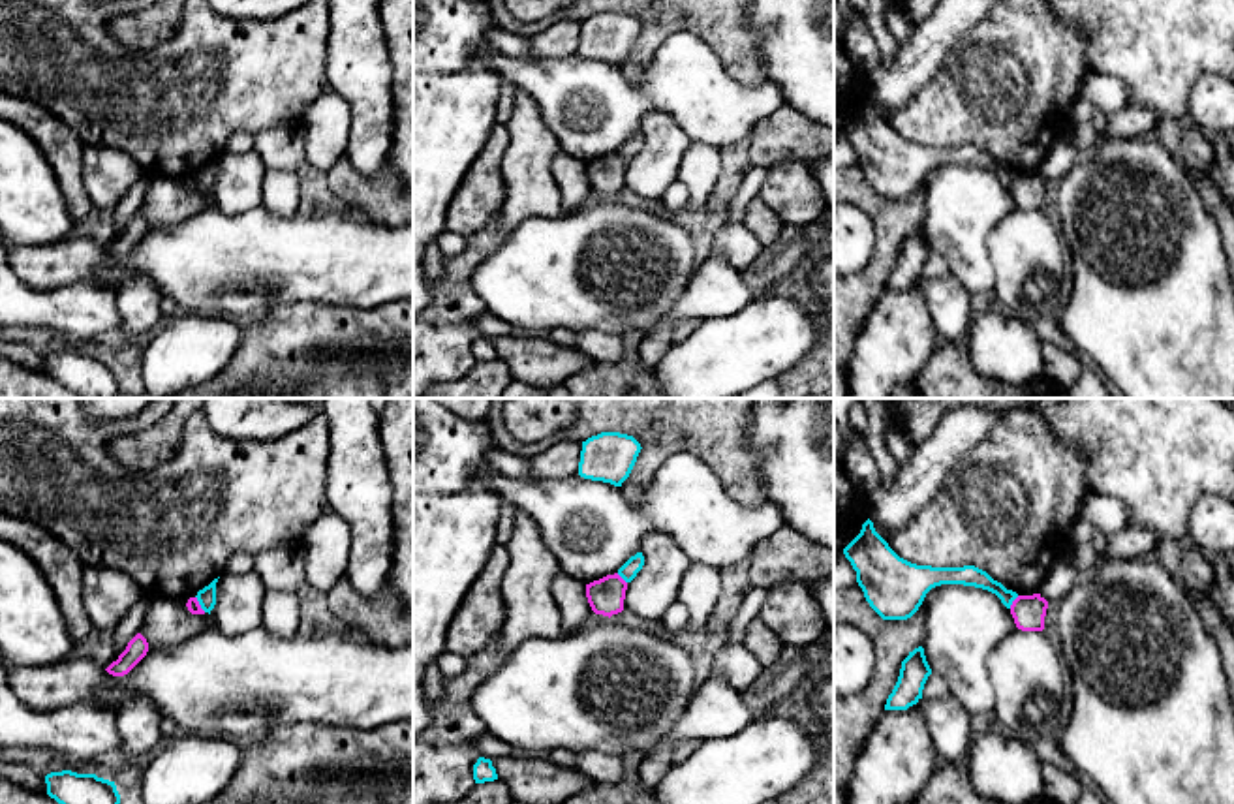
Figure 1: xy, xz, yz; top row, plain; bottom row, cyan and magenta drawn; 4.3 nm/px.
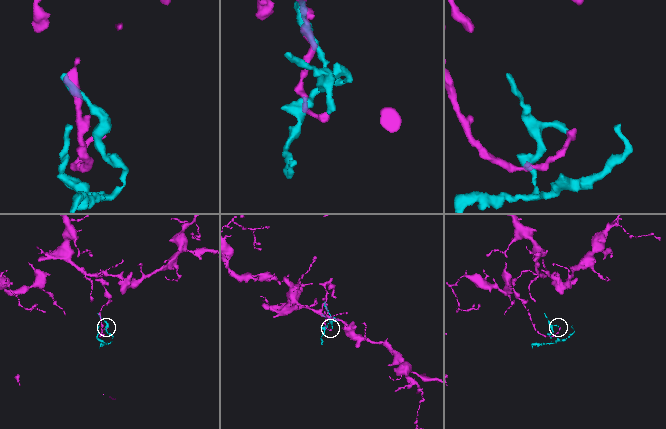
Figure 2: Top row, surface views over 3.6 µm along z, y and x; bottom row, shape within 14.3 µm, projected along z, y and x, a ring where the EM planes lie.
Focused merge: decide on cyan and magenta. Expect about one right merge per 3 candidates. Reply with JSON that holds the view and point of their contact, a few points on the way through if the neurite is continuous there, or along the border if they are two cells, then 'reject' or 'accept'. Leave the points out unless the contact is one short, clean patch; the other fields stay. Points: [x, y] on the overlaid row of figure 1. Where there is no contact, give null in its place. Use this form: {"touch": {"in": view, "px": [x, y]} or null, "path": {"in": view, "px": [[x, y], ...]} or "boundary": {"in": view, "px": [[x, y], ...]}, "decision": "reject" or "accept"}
{"touch": {"in": "xy", "px": [200, 603]}, "boundary": {"in": "xy", "px": [[196, 596], [205, 611]]}, "decision": "reject"}

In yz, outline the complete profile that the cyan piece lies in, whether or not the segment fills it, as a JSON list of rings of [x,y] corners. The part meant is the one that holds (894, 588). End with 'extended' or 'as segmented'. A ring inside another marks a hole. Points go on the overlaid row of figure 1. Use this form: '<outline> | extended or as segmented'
[[[868,518],[860,533],[843,549],[845,558],[856,571],[856,582],[870,607],[883,620],[907,620],[922,605],[926,594],[941,584],[964,584],[995,594],[1010,609],[1018,597],[975,565],[932,567],[917,565],[900,558],[875,532]]] | as segmented

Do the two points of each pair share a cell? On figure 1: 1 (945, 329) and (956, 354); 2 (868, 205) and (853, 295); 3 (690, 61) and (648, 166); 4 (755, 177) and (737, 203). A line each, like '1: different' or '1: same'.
1: different
2: same
3: different
4: same

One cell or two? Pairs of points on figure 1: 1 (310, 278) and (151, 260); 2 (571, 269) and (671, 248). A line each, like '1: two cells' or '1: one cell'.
1: one cell
2: one cell

